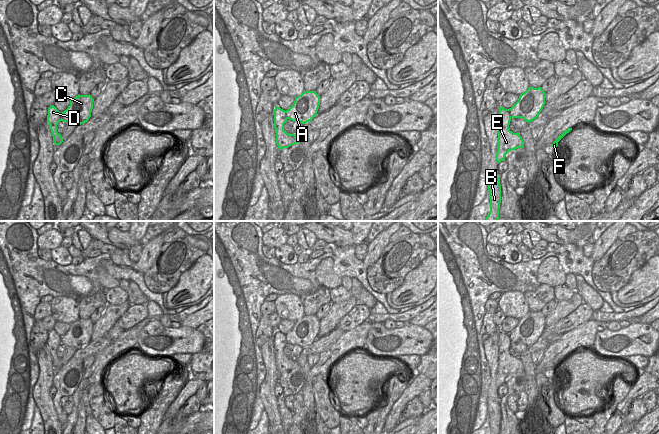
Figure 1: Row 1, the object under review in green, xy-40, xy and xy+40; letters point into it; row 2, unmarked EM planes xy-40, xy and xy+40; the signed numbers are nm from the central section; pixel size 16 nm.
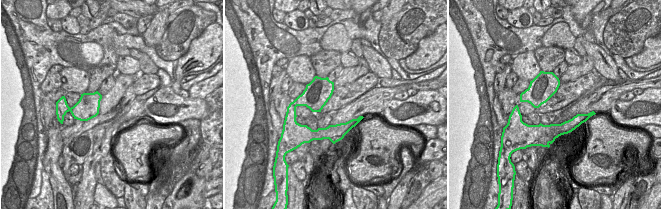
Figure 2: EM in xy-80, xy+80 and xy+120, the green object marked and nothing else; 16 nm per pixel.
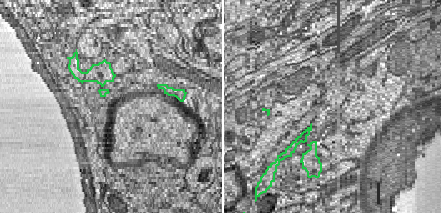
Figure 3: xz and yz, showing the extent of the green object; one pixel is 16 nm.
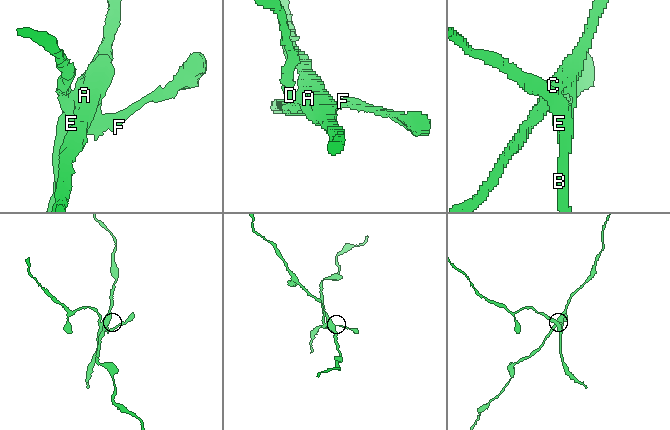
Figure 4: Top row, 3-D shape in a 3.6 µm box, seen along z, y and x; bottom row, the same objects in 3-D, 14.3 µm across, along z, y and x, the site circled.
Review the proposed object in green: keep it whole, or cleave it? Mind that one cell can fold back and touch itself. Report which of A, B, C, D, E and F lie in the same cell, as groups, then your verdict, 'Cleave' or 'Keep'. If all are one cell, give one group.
Groups: A C / B D E F. Cleave

